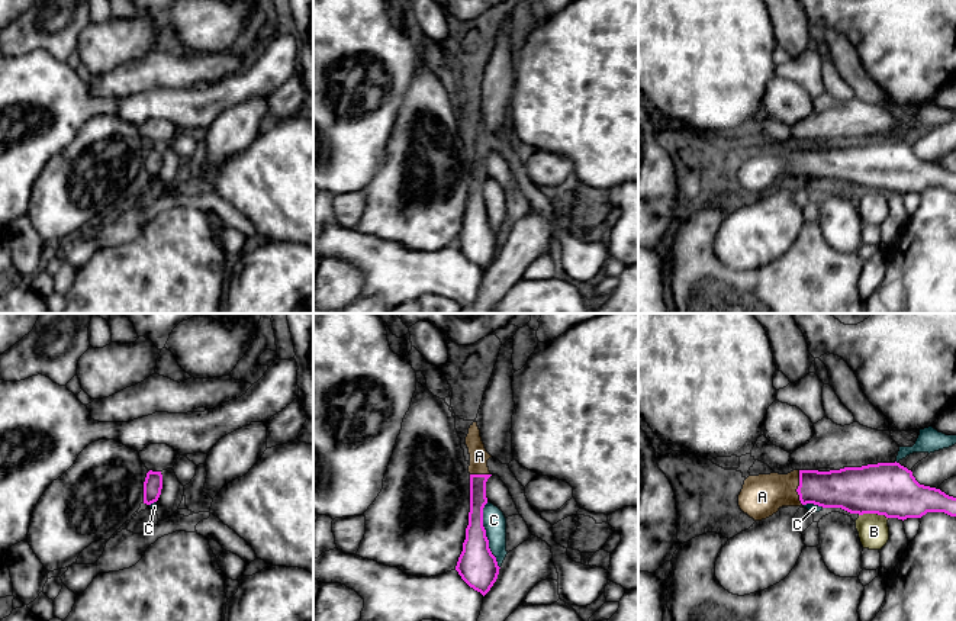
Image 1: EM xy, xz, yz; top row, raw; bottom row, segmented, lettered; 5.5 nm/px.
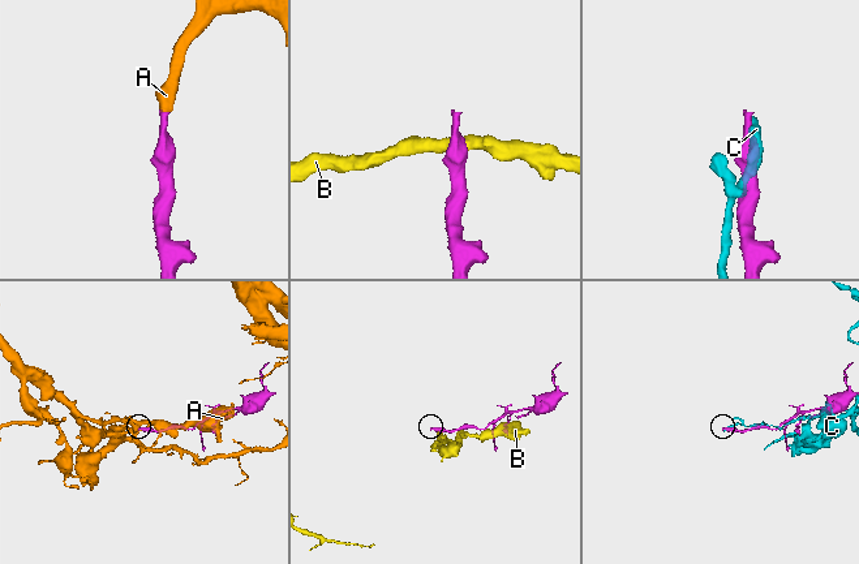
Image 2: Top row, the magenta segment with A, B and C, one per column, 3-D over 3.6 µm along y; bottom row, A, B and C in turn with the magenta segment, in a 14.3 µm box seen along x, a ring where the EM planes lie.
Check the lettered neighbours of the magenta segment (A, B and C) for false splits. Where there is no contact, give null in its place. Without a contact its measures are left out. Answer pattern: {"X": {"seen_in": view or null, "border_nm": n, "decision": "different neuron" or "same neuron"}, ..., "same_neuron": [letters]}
{"A": {"seen_in": "yz", "border_nm": 190, "decision": "same neuron"}, "B": {"seen_in": "yz", "border_nm": 170, "decision": "different neuron"}, "C": {"seen_in": "xz", "border_nm": 380, "decision": "different neuron"}, "same_neuron": ["A"]}

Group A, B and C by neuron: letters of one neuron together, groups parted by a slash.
A / B / C

